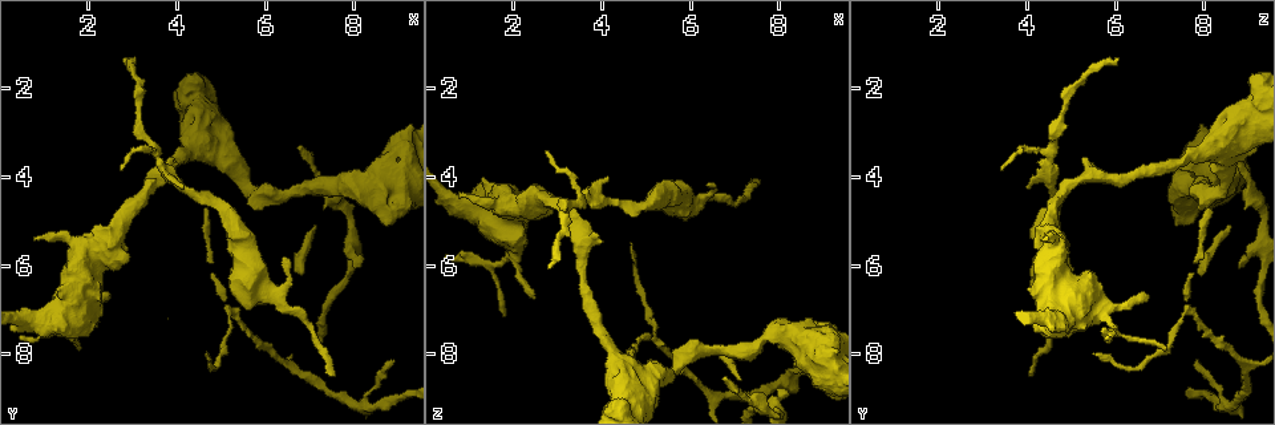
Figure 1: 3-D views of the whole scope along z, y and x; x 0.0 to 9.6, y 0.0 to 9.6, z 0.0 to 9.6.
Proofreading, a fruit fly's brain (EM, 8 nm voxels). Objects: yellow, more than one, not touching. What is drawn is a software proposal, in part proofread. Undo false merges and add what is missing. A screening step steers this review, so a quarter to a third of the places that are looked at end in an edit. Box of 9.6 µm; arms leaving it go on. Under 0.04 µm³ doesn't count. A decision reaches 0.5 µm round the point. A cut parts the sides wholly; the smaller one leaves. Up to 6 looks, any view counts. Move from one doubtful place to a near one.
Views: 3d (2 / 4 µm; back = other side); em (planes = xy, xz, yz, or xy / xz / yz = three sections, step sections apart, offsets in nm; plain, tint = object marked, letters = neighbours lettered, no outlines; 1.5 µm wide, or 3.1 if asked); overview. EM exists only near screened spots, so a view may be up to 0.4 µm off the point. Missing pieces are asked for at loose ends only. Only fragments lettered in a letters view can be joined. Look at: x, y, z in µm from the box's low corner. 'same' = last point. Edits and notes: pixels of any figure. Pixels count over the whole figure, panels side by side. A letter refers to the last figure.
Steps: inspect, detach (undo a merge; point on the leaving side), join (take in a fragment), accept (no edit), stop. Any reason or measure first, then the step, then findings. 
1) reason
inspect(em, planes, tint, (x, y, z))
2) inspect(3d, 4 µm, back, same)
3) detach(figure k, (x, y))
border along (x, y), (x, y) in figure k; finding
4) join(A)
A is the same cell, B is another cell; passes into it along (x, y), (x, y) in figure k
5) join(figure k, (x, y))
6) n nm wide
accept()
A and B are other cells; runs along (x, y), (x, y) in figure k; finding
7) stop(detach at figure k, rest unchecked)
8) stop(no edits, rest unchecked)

thick end
inspect(3d, 4 µm, back, (1.30, 6.50, 4.10))

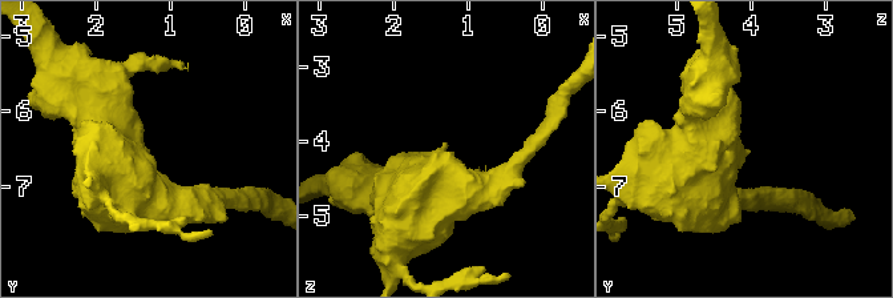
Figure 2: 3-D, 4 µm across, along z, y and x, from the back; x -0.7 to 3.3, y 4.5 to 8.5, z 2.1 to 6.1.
inspect(em, xz, step 8, letters, (1.25, 6.50, 4.05))

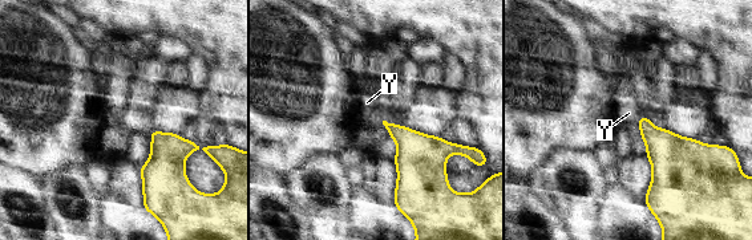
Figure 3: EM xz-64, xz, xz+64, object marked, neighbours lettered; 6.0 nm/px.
accept()
Y is another cell; border along (645, 114), (635, 122) in figure 3; no lettered fragment goes on from it

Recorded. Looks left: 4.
tapers out
inspect(em, yz, step 4, letters, (1.75, 7.85, 7.20))

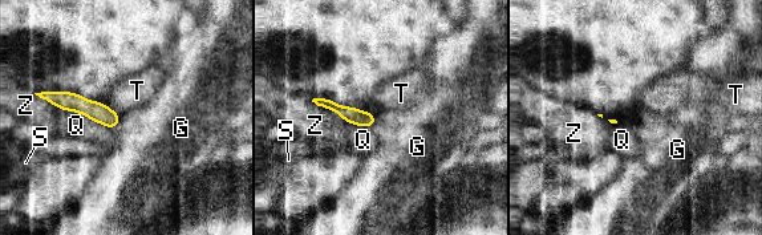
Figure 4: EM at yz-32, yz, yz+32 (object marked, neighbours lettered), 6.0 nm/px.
accept()
G, Q, S, T and Z are other cells; border along (121, 116), (114, 128) in figure 4; none of them fits

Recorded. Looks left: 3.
thin end
inspect(em, xz, step 4, tint, (7.40, 8.50, 4.10))

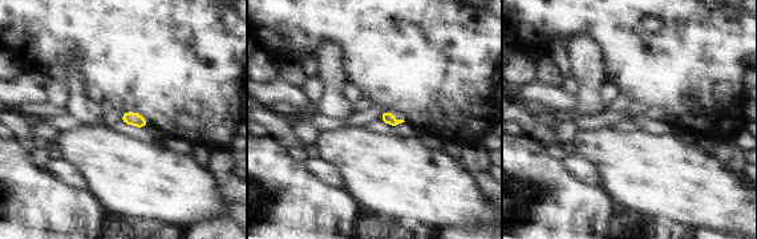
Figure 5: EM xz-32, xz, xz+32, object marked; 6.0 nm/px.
inspect(em, planes, letters, same)

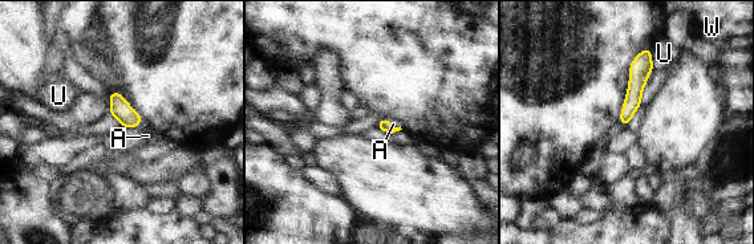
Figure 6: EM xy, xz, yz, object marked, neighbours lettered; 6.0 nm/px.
80 nm wide
join(A)
A is the same cell, U and W are other cells; passes into it along (120, 109), (137, 125), (148, 135) in figure 6; it goes on there

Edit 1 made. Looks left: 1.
stop(join at figure 6, rest unchecked)

